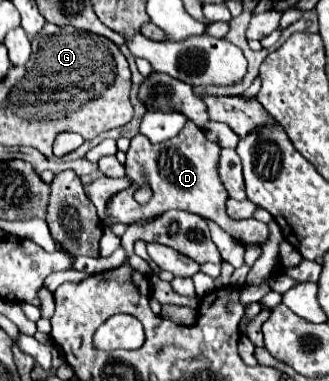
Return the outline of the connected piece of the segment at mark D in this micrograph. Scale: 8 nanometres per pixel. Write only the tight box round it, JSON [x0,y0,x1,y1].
[108,122,268,244]

